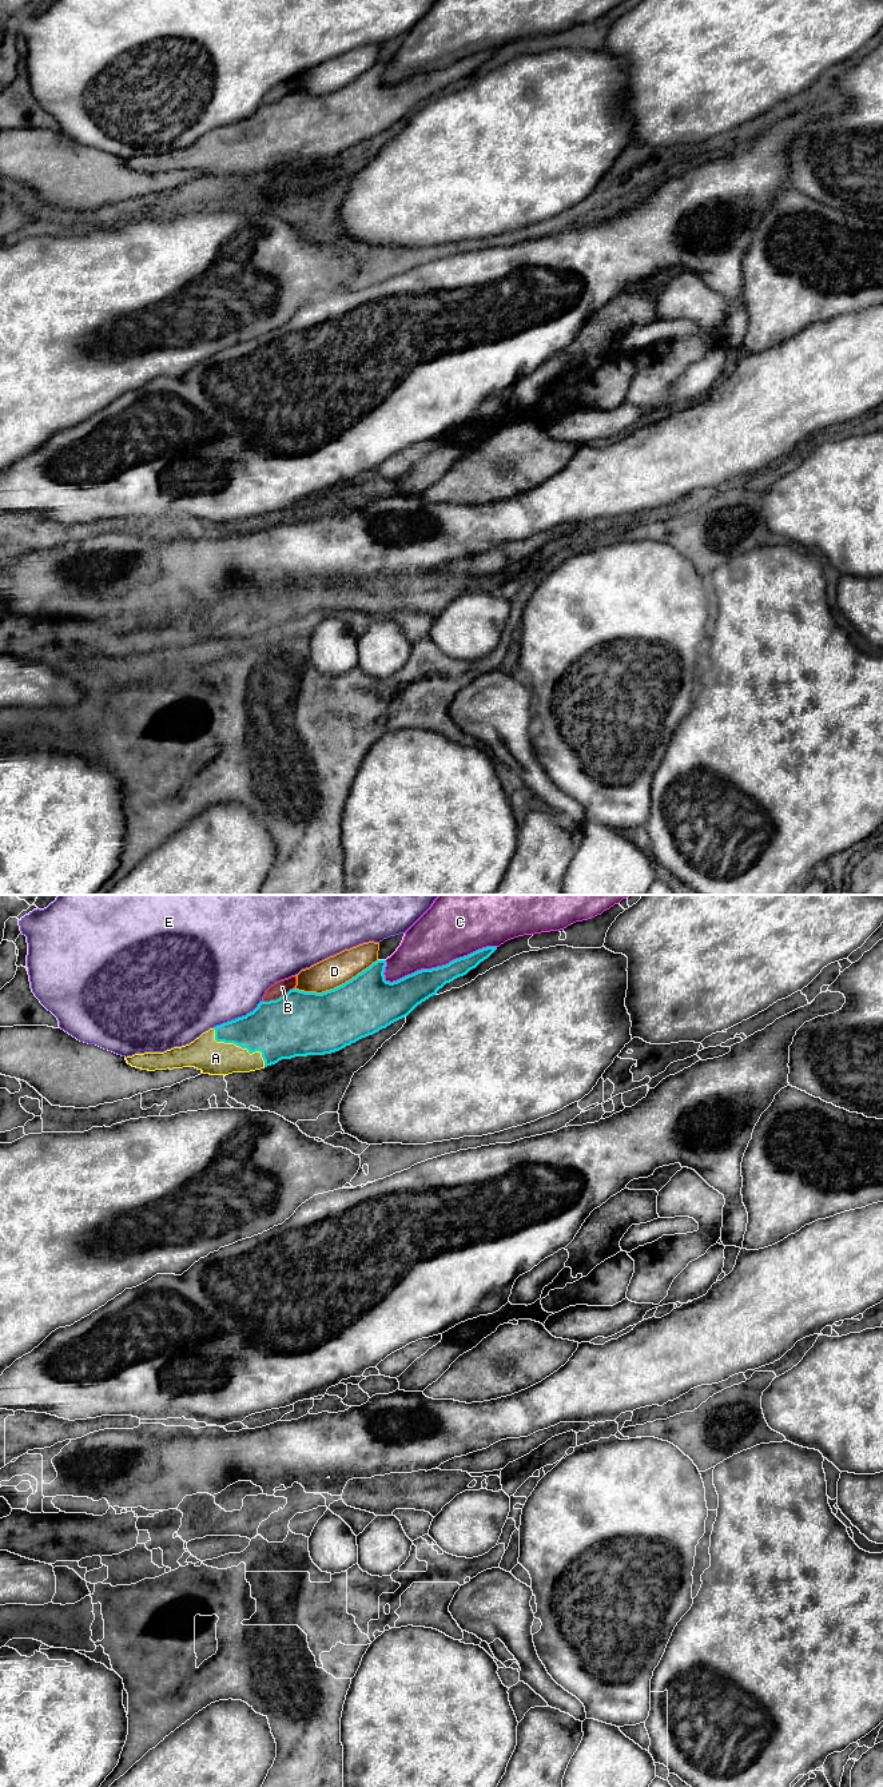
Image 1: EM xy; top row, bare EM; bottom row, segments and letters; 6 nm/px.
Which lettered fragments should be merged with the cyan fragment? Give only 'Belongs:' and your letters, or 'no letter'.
Belongs: A

